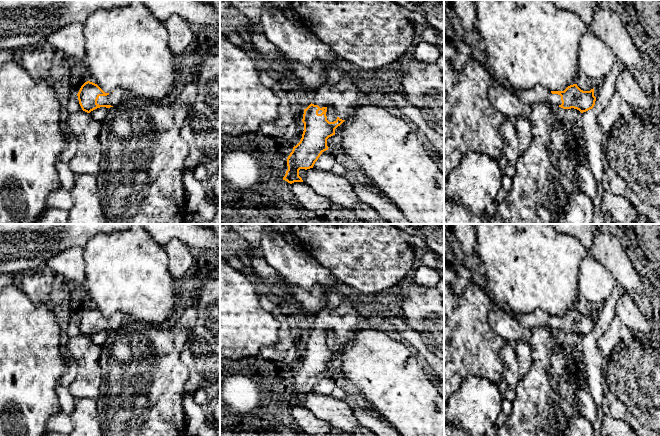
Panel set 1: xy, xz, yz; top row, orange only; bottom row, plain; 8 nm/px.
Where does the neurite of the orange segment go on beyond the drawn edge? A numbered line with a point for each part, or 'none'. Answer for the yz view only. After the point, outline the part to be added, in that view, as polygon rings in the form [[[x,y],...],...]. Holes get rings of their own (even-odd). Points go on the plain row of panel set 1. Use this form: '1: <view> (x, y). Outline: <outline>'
1: yz (537, 319). Outline: [[[536,310],[529,314],[514,315],[517,320],[525,327],[532,330],[537,330],[538,328],[547,329],[561,329],[561,320],[558,318],[552,318],[551,314],[544,312],[542,310]]]

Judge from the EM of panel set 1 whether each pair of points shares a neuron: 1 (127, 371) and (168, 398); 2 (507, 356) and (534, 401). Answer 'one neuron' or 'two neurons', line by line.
1: one neuron
2: two neurons

